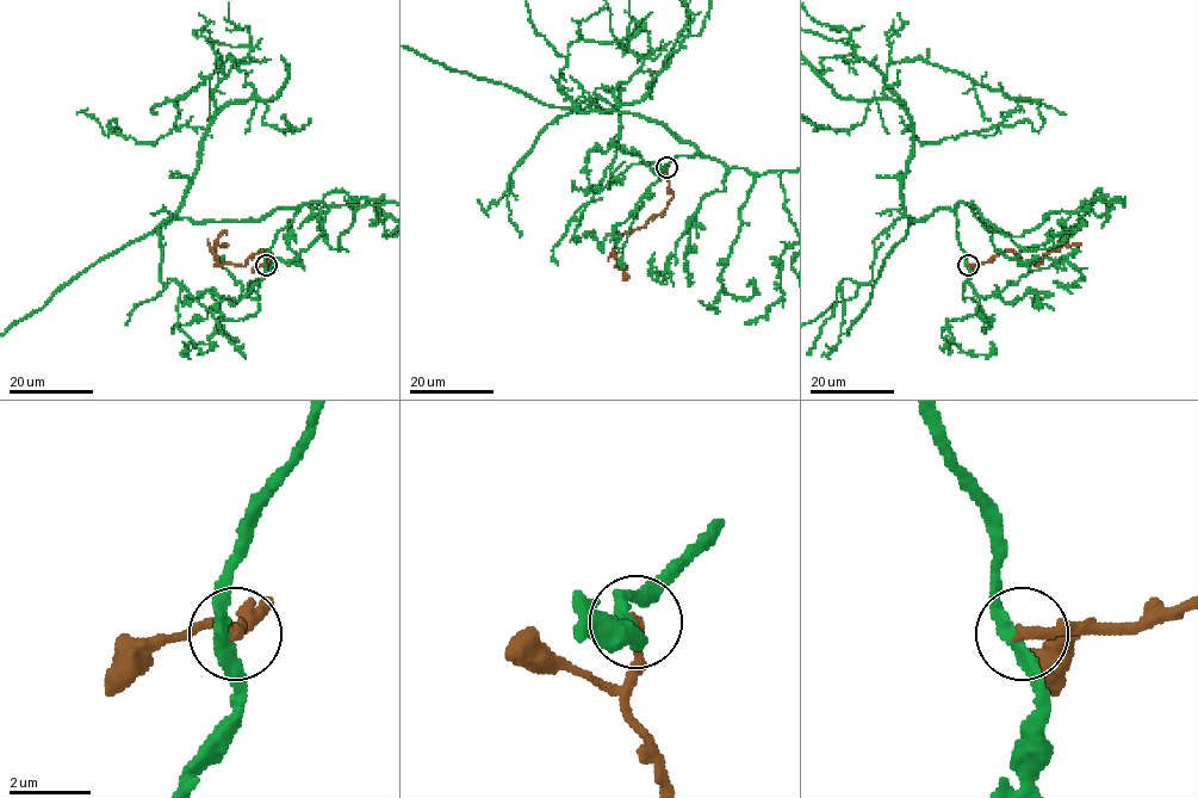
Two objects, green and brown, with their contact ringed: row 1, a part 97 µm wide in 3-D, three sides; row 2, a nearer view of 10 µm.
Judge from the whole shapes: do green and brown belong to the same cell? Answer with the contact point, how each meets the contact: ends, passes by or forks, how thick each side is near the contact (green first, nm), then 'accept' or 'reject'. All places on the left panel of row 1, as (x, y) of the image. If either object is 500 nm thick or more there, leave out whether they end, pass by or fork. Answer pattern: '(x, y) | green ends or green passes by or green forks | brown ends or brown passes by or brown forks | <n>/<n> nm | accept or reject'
(266, 265) | green passes by | brown ends | 320/260 nm | reject

